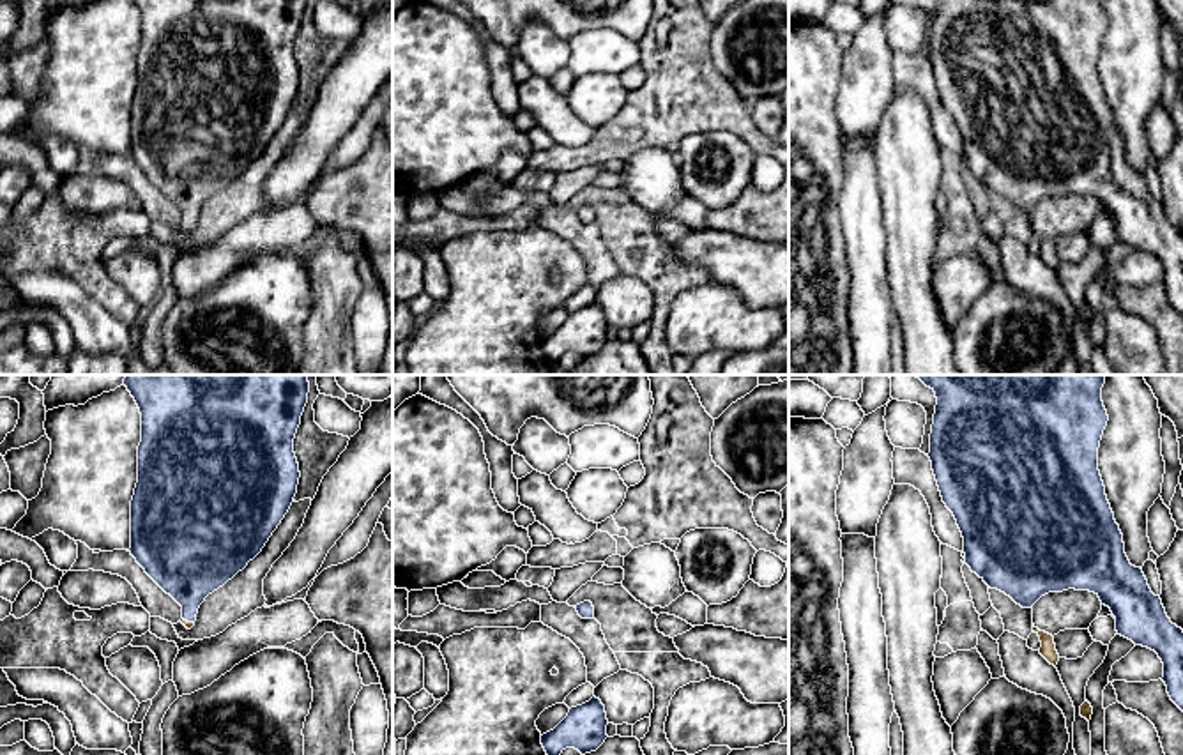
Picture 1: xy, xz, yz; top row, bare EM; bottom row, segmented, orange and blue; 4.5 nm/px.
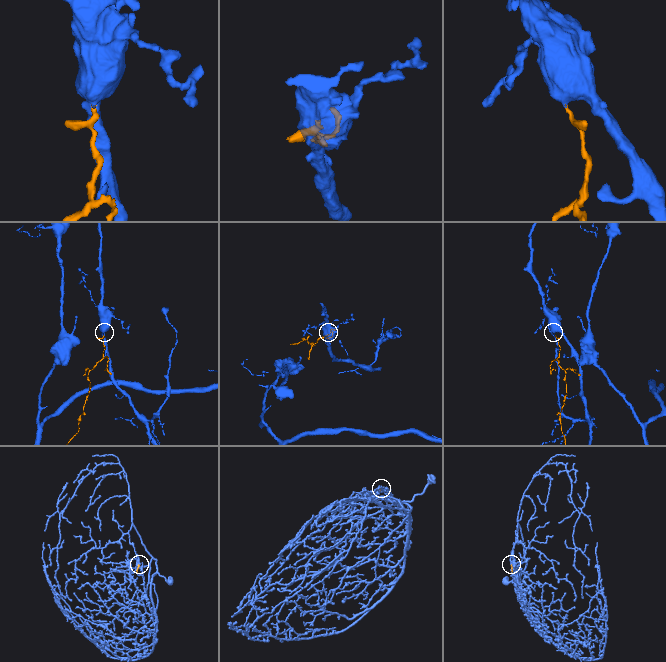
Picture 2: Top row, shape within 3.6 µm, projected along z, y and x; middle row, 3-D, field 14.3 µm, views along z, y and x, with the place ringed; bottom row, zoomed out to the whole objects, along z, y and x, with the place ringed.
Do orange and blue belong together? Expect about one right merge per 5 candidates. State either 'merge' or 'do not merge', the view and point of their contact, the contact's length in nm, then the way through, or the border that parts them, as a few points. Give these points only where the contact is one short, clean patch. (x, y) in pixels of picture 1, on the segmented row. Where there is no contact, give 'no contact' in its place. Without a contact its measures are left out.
merge; meets orange in xy at (186, 621); contact 60 nm long; runs through xy (188, 625), (186, 621), (188, 566)

